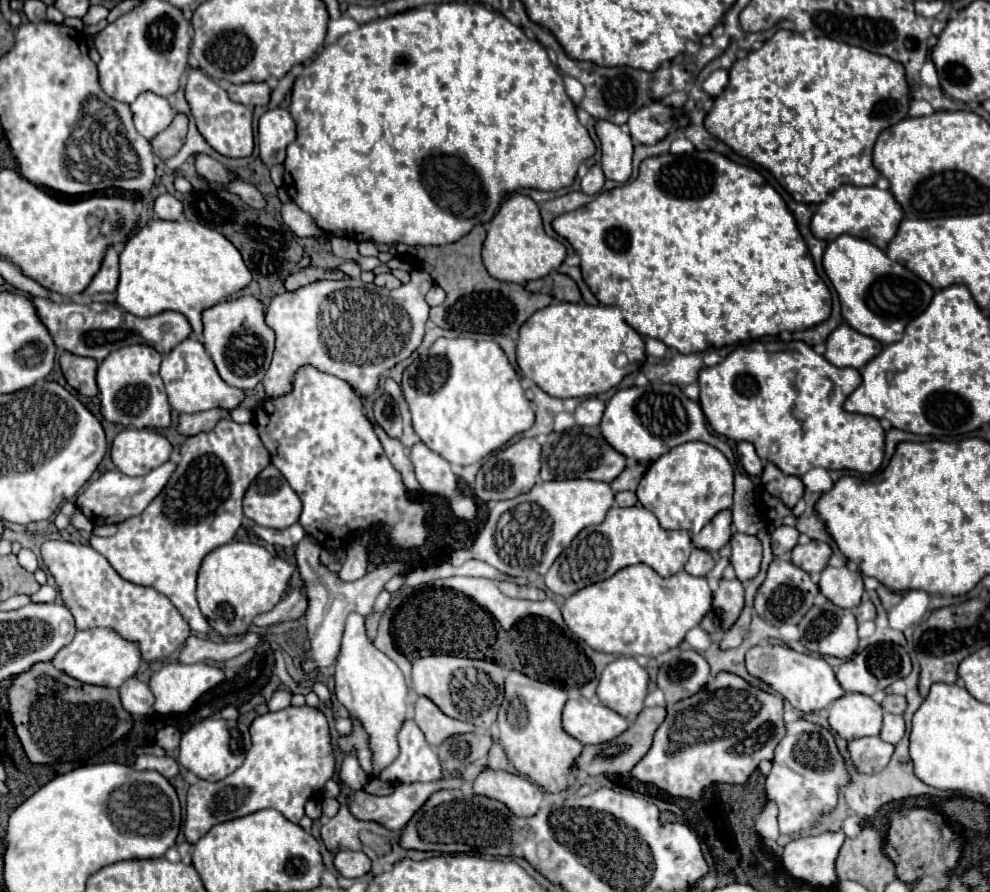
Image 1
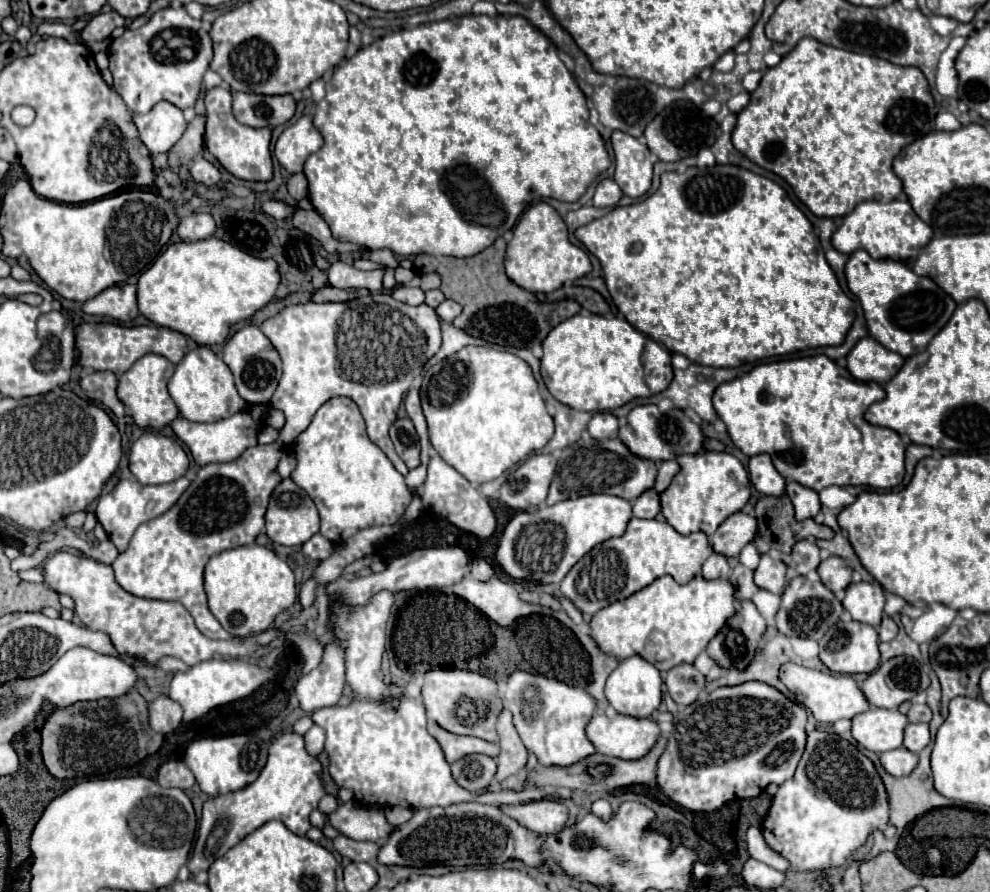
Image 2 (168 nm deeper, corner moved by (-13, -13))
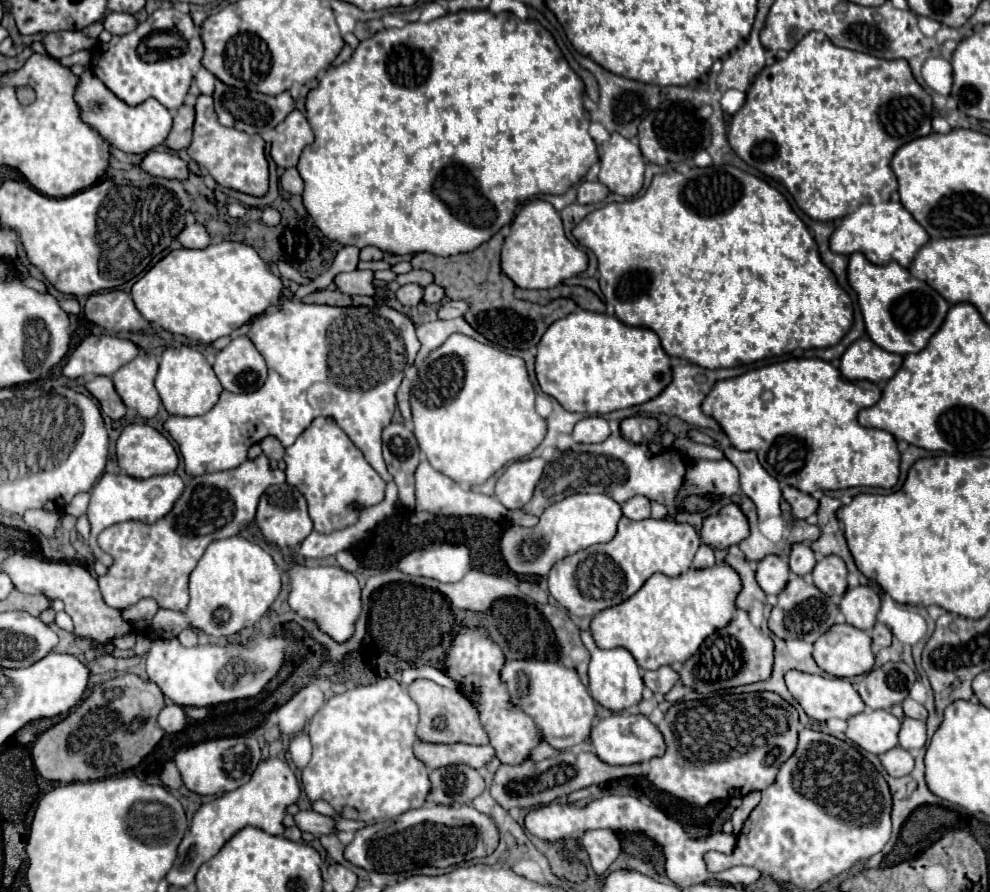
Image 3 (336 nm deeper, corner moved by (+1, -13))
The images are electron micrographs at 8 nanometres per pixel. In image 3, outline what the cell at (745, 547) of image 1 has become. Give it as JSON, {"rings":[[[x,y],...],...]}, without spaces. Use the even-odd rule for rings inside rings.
{"rings":[[[766,556],[764,560],[758,562],[756,580],[766,594],[780,594],[788,584],[788,576],[790,576],[788,562],[780,556]]]}

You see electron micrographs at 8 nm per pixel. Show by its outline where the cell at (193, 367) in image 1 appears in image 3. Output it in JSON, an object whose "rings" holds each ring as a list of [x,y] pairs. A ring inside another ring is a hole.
{"rings":[[[172,346],[162,352],[160,368],[156,374],[156,390],[164,408],[174,416],[202,416],[212,410],[222,392],[220,380],[216,378],[212,366],[198,350],[190,346]]]}

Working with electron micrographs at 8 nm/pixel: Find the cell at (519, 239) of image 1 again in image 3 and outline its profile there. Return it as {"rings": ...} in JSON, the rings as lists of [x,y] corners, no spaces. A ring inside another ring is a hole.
{"rings":[[[532,200],[516,214],[512,232],[504,240],[502,248],[502,270],[514,280],[516,286],[528,290],[554,288],[556,284],[572,278],[588,268],[588,256],[584,250],[574,246],[566,234],[558,210],[546,200]]]}

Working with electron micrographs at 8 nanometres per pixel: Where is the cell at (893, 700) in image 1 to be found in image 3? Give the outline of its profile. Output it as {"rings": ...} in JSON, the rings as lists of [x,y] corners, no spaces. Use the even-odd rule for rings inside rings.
{"rings":[[[906,698],[906,700],[902,702],[902,708],[904,708],[904,714],[906,714],[906,716],[916,718],[916,720],[926,720],[926,716],[928,716],[926,708],[924,708],[922,704],[914,702],[912,698]]]}

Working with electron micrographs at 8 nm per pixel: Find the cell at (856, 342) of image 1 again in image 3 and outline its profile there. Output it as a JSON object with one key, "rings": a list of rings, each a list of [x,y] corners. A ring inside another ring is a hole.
{"rings":[[[868,336],[858,338],[842,356],[840,372],[848,380],[870,380],[870,382],[888,382],[900,368],[904,356],[886,352],[876,346]]]}

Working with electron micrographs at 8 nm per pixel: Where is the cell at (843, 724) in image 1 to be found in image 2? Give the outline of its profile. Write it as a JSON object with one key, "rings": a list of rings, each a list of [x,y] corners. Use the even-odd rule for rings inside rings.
{"rings":[[[870,708],[852,718],[854,740],[872,752],[886,752],[902,746],[902,732],[908,718],[898,710]]]}

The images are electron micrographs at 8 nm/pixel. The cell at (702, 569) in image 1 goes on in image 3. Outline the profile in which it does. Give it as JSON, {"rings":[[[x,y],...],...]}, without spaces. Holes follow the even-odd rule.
{"rings":[[[700,544],[696,556],[694,556],[694,568],[708,568],[714,566],[714,550],[708,544]]]}

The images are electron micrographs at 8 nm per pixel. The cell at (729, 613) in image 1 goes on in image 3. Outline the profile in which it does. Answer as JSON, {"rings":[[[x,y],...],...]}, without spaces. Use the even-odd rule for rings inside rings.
{"rings":[[[738,610],[734,620],[726,628],[714,632],[702,642],[698,654],[694,654],[690,660],[684,662],[678,676],[684,686],[706,696],[710,692],[720,692],[768,680],[772,674],[772,664],[774,664],[774,640],[764,632],[760,632],[750,622],[744,610]]]}

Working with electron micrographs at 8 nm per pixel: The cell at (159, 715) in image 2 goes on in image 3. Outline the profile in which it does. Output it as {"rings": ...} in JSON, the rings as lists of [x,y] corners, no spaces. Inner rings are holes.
{"rings":[[[166,702],[166,708],[158,714],[158,722],[166,732],[172,734],[172,732],[180,732],[190,720],[188,720],[188,716],[186,716],[182,706]]]}

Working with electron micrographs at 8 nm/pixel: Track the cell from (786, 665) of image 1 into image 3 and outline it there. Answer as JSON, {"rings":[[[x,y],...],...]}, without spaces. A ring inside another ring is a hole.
{"rings":[[[790,670],[786,674],[786,686],[790,694],[796,698],[796,702],[804,708],[804,712],[818,722],[826,722],[830,718],[846,720],[854,714],[860,714],[866,708],[856,688],[844,678],[822,678],[822,676],[812,676],[812,674],[804,674],[798,670]]]}

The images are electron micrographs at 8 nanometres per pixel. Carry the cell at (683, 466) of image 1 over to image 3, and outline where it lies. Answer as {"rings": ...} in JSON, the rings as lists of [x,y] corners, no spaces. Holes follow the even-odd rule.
{"rings":[[[698,460],[692,466],[688,466],[680,496],[712,492],[730,498],[738,490],[740,490],[738,470],[730,460],[718,460],[718,462]]]}

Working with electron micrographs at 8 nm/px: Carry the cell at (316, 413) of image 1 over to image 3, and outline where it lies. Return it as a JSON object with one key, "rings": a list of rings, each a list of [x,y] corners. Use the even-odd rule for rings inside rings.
{"rings":[[[316,418],[298,440],[286,448],[286,482],[296,486],[308,502],[308,512],[316,532],[346,528],[358,520],[358,508],[368,508],[384,500],[386,482],[366,462],[350,438],[330,420]]]}

